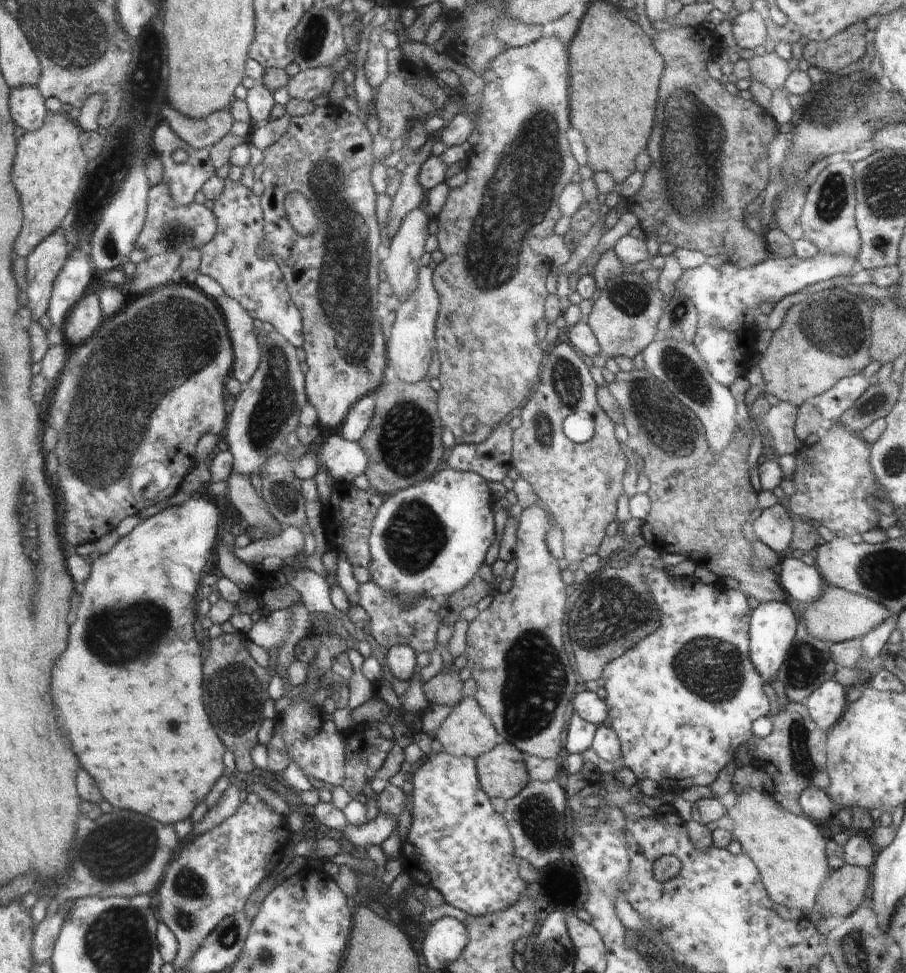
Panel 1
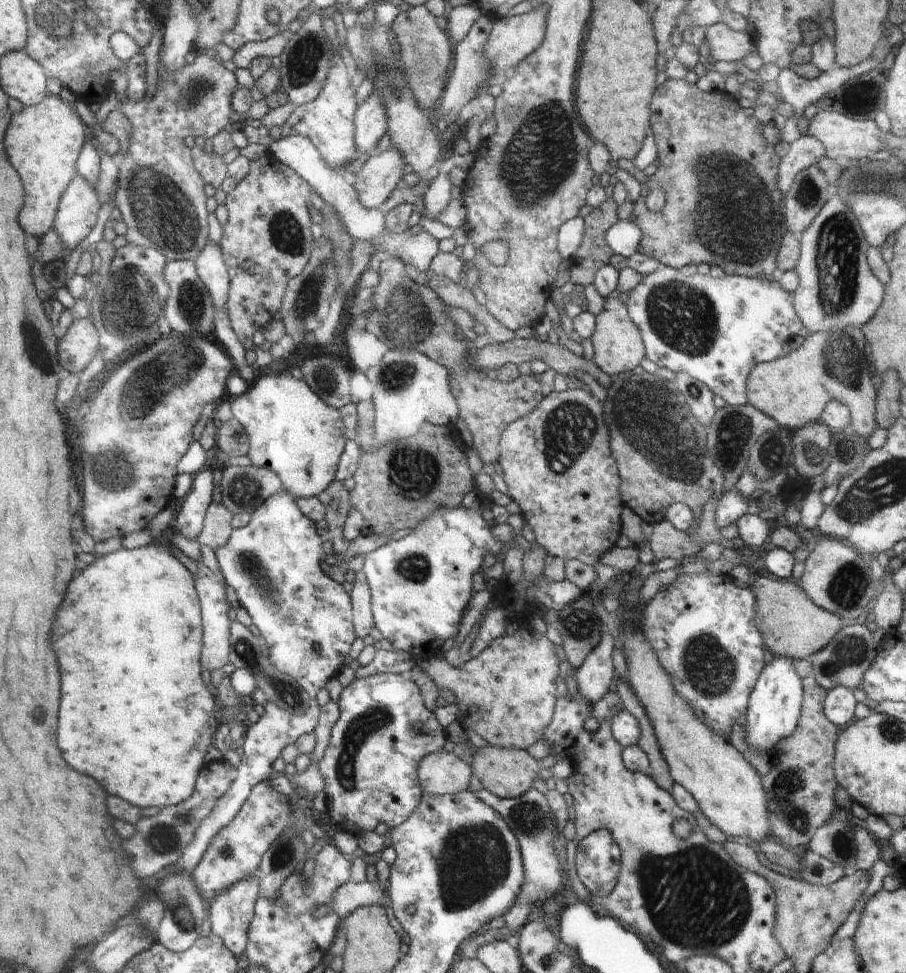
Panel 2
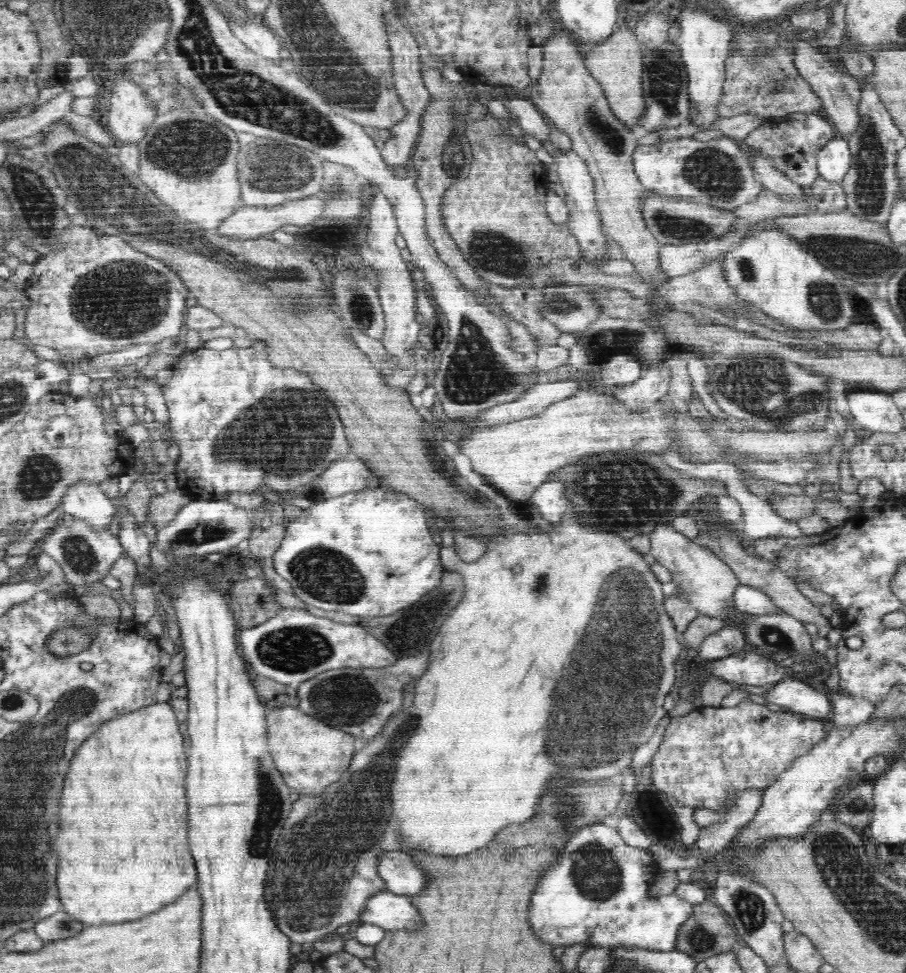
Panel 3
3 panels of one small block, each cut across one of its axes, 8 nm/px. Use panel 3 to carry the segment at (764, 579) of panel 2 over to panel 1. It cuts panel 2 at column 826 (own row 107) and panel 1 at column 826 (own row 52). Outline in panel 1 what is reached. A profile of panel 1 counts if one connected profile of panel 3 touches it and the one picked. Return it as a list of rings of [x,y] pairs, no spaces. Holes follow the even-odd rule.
[[[831,584],[827,585],[820,598],[812,604],[801,607],[801,615],[805,620],[807,631],[829,644],[863,638],[889,614],[890,612],[882,605],[839,586],[833,587]]]

